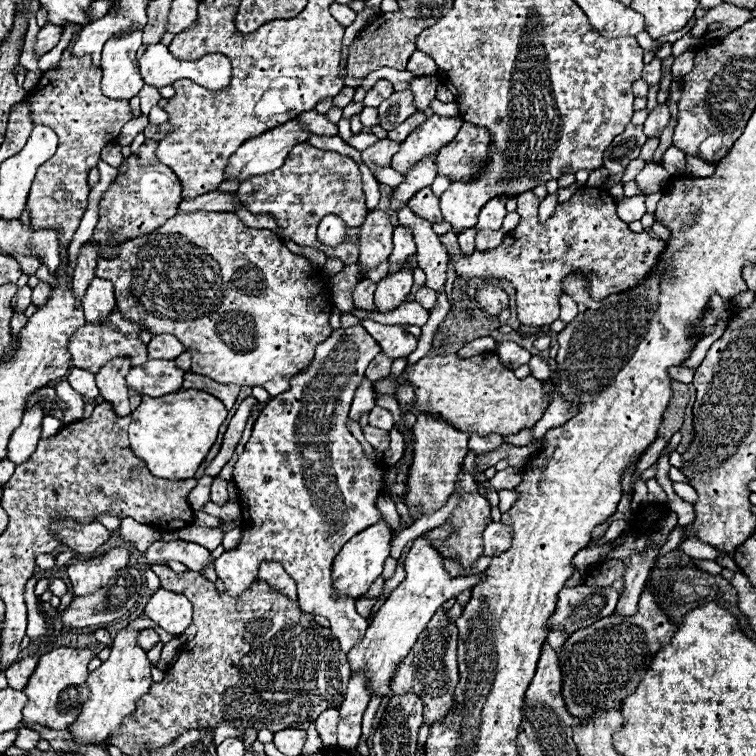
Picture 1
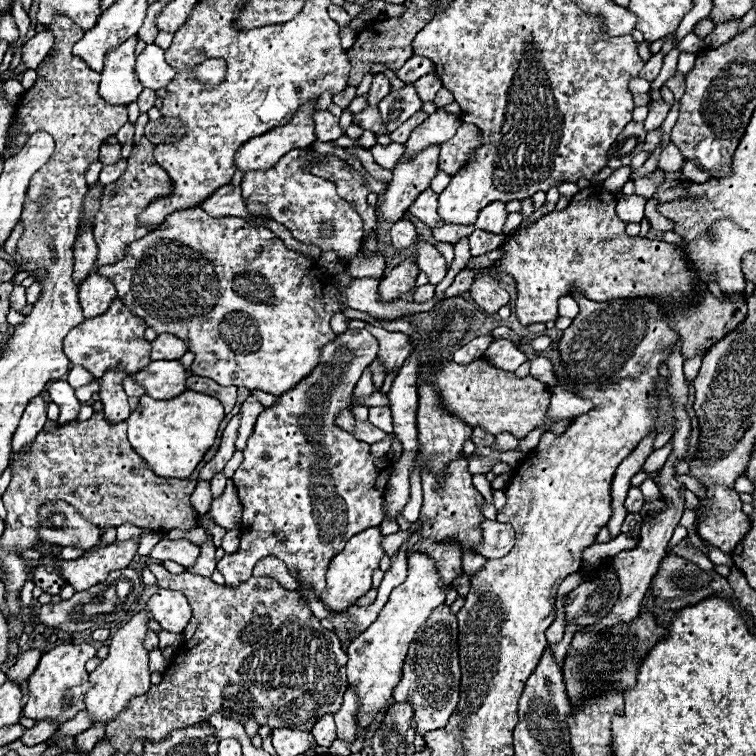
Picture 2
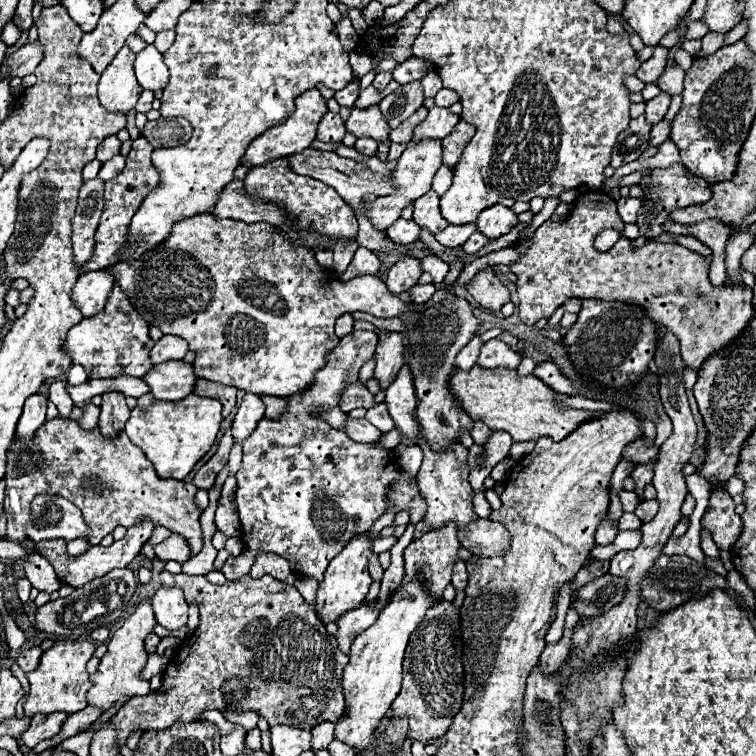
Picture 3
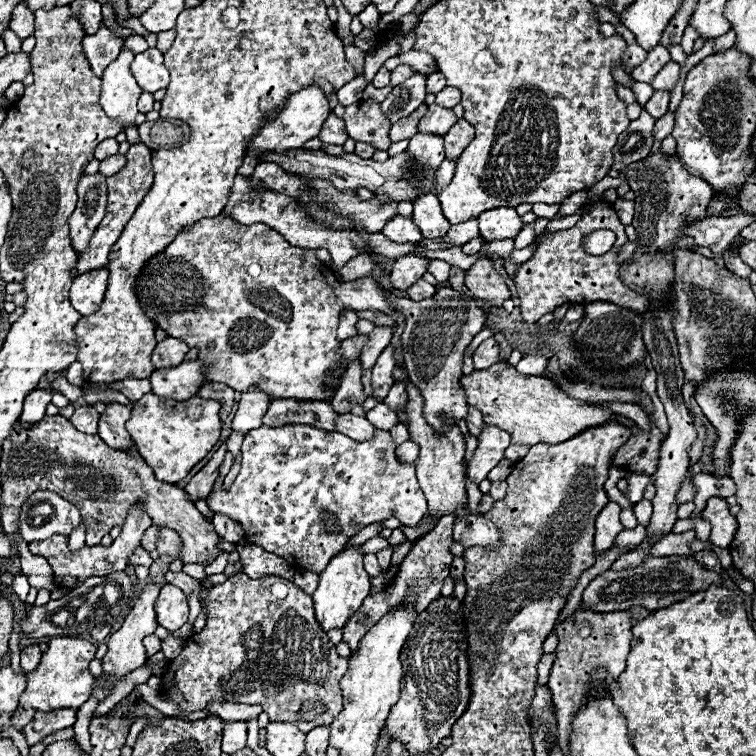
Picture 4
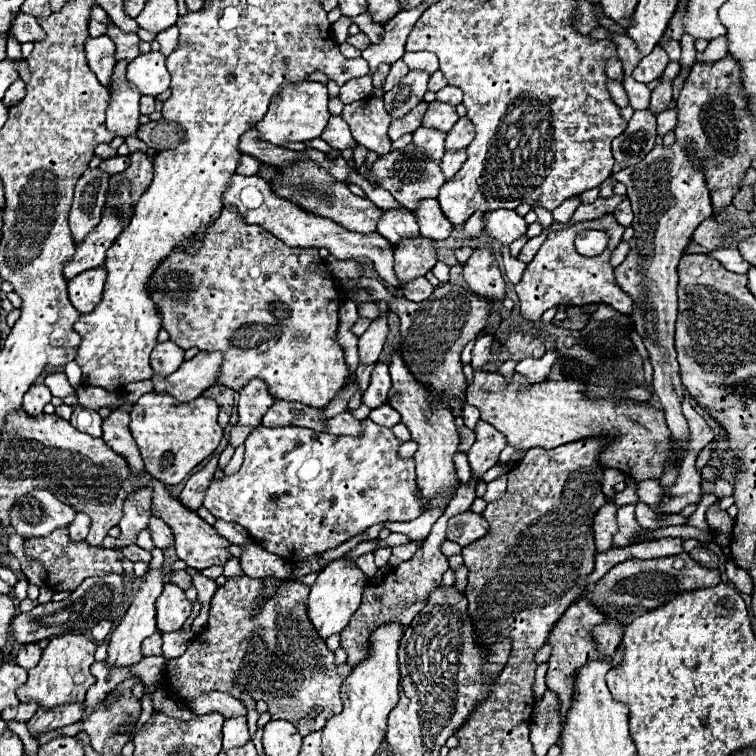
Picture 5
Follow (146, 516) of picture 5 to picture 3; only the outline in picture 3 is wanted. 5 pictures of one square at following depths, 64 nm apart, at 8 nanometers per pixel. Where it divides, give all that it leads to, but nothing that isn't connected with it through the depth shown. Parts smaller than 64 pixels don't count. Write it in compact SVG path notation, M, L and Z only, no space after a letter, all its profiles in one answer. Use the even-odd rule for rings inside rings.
M142 522L142 524L136 524L136 526L130 526L128 528L128 534L122 538L122 540L116 540L112 546L108 548L102 548L102 546L90 546L80 558L68 558L66 554L66 548L64 548L64 542L60 540L44 540L44 542L36 542L34 544L34 552L42 554L56 570L58 578L62 580L62 584L68 584L68 586L74 586L74 588L80 588L84 584L88 584L90 580L94 578L102 578L104 574L108 574L110 570L114 568L126 568L140 552L142 544L150 538L152 534L152 524L150 522Z

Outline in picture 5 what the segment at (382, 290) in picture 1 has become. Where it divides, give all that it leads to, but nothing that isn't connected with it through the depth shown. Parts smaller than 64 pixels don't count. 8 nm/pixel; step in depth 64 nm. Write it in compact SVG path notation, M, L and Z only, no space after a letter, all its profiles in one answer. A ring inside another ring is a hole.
M408 238L408 242L396 244L394 274L400 286L406 286L414 278L424 276L438 262L436 246L430 238Z

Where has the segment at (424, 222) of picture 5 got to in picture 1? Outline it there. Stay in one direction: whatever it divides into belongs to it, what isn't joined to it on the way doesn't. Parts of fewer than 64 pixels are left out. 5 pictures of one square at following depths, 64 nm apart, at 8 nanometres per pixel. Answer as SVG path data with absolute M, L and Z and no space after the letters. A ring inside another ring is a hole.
M430 188L418 190L410 200L408 206L412 208L414 214L418 214L420 218L434 222L442 222L442 212L440 212L440 198L434 196L434 192Z

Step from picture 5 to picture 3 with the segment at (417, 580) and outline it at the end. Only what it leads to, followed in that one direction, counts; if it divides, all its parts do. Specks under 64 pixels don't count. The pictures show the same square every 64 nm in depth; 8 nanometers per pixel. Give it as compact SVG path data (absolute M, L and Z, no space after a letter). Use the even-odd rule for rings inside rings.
M448 524L446 528L440 528L436 532L428 532L422 538L414 540L406 548L406 578L404 578L404 582L408 582L408 578L414 578L416 570L424 570L424 578L428 578L428 582L432 582L432 594L442 596L444 588L450 584L452 568L460 560L458 548L460 548L460 542L456 538L456 526L452 526L452 524Z

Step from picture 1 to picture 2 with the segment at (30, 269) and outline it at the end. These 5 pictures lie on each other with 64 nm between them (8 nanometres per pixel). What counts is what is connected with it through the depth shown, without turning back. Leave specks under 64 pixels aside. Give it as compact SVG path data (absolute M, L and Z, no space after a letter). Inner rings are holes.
M19 221L4 245L4 250L9 255L16 254L16 245L23 232L24 232L24 225L21 221Z

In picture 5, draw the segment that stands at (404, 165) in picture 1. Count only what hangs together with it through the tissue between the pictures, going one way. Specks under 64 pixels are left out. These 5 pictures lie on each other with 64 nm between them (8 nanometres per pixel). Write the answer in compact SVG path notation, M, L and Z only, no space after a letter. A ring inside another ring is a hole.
M434 100L434 102L430 102L430 106L422 118L422 126L434 128L440 132L448 132L456 124L456 118L458 118L458 114L456 114L454 106Z

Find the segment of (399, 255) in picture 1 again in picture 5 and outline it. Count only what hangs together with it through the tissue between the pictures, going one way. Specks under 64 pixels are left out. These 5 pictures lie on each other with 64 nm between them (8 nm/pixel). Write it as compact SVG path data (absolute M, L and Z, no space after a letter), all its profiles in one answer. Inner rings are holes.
M386 210L384 218L380 218L378 234L384 236L390 244L398 244L404 238L416 238L418 226L414 212L398 212L398 210Z

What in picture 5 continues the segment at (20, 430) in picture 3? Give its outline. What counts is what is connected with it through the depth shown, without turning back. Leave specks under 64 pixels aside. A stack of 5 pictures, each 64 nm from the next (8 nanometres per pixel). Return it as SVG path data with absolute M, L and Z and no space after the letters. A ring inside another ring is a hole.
M32 386L32 390L28 390L28 394L24 394L24 404L22 410L28 416L40 416L44 412L44 406L52 400L52 394L46 386Z

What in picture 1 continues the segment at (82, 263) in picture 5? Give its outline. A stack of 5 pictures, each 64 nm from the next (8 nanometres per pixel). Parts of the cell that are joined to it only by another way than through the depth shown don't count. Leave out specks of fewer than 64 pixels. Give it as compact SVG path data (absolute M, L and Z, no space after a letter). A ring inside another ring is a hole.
M146 140L128 160L128 172L118 176L110 188L104 192L100 202L100 220L94 230L96 242L106 242L110 236L114 240L122 238L138 238L152 232L166 218L172 218L178 212L182 186L176 174L164 166L156 156L158 142Z

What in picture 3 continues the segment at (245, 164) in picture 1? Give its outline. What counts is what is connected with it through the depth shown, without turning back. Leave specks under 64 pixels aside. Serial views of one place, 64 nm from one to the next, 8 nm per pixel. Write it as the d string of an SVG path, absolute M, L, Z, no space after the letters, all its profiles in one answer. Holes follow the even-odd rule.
M308 90L308 94L302 94L300 98L296 98L296 110L292 112L292 116L284 124L268 128L268 132L264 132L262 136L254 138L248 144L248 148L246 148L246 152L244 152L240 162L242 164L250 164L254 168L254 166L270 164L276 158L284 158L284 156L290 156L290 154L306 150L316 140L316 126L318 126L320 118L326 112L328 112L328 108L326 108L326 102L322 100L320 92L318 90Z

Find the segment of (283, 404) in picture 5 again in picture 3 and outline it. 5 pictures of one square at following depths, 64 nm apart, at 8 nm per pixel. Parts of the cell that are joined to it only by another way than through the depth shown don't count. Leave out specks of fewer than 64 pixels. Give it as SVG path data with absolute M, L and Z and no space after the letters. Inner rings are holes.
M262 394L260 398L262 398L262 402L266 404L266 414L268 414L268 418L280 418L280 410L284 410L284 398L266 396L266 394ZM336 408L336 410L326 410L326 412L322 412L320 418L328 418L328 422L332 422L334 428L344 430L344 424L346 424L346 420L348 420L348 414L342 412L340 408Z

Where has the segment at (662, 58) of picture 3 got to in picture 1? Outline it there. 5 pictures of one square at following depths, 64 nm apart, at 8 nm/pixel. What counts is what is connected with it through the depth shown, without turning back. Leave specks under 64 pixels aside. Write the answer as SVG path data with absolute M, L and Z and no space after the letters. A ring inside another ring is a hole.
M654 60L650 64L644 66L642 78L648 82L648 86L658 86L660 84L660 76L662 76L662 60Z

